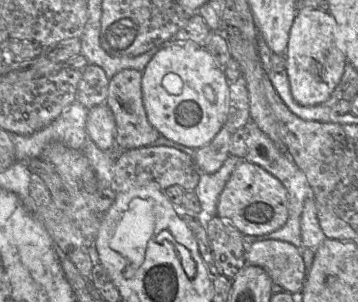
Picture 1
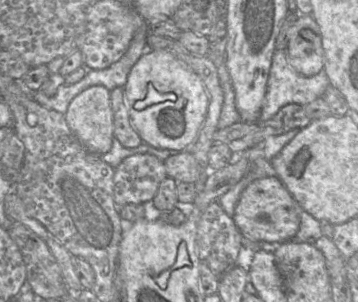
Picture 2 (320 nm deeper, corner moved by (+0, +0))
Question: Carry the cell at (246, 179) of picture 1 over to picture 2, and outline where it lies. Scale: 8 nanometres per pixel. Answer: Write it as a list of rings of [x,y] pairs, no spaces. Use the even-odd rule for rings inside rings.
[[[266,176],[249,183],[241,192],[233,220],[243,237],[264,243],[281,243],[292,239],[300,227],[295,199],[278,176]]]

